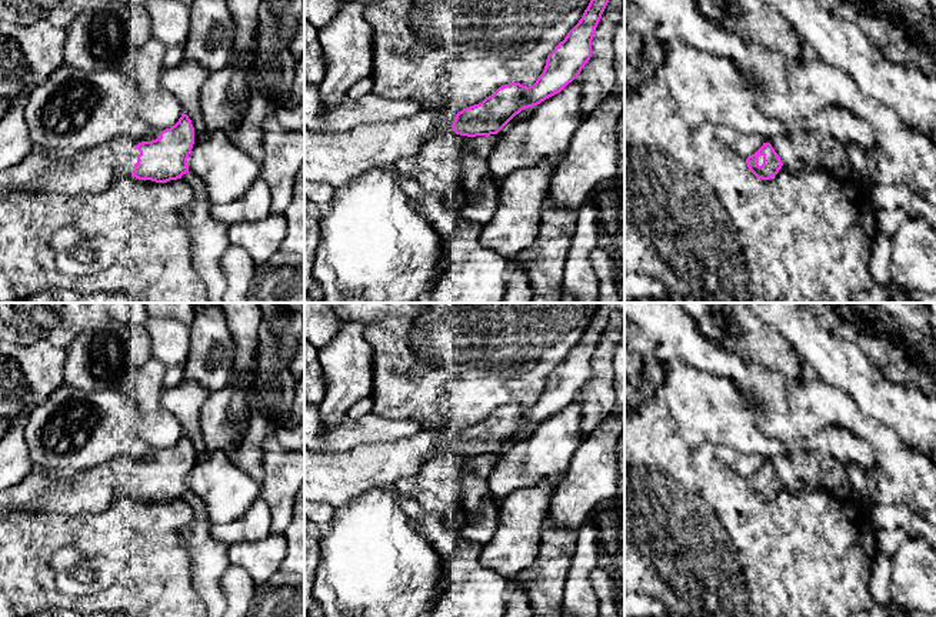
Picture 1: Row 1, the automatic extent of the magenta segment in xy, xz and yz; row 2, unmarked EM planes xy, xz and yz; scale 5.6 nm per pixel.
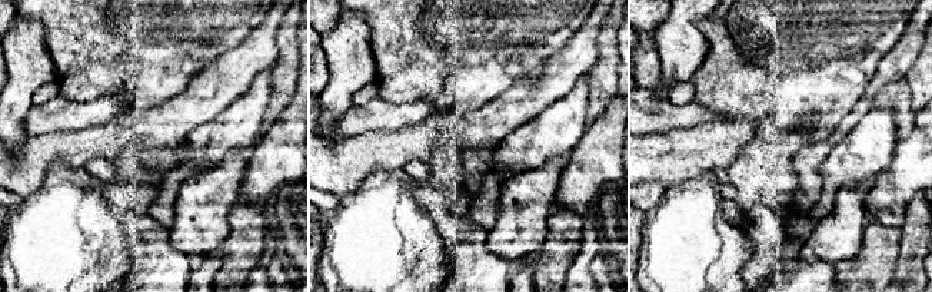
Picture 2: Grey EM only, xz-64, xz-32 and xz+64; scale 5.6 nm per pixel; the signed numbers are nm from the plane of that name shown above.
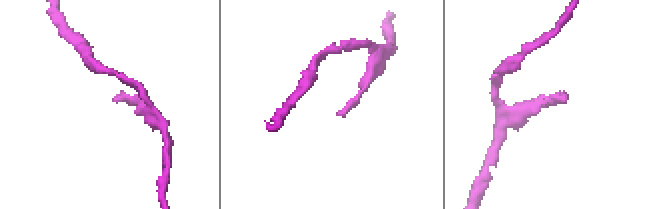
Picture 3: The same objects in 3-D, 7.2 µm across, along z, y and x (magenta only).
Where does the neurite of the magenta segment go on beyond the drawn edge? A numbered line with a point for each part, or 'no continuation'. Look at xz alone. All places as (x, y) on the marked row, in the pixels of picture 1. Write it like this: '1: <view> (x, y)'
1: xz (336, 157)

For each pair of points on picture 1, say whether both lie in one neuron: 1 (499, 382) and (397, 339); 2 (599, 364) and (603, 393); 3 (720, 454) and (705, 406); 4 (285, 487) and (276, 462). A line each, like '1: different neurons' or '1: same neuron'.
1: same neuron
2: same neuron
3: different neurons
4: same neuron

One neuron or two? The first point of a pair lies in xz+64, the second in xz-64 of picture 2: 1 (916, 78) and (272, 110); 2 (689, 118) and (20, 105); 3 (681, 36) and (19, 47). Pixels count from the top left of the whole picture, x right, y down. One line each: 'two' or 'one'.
1: one
2: two
3: one

